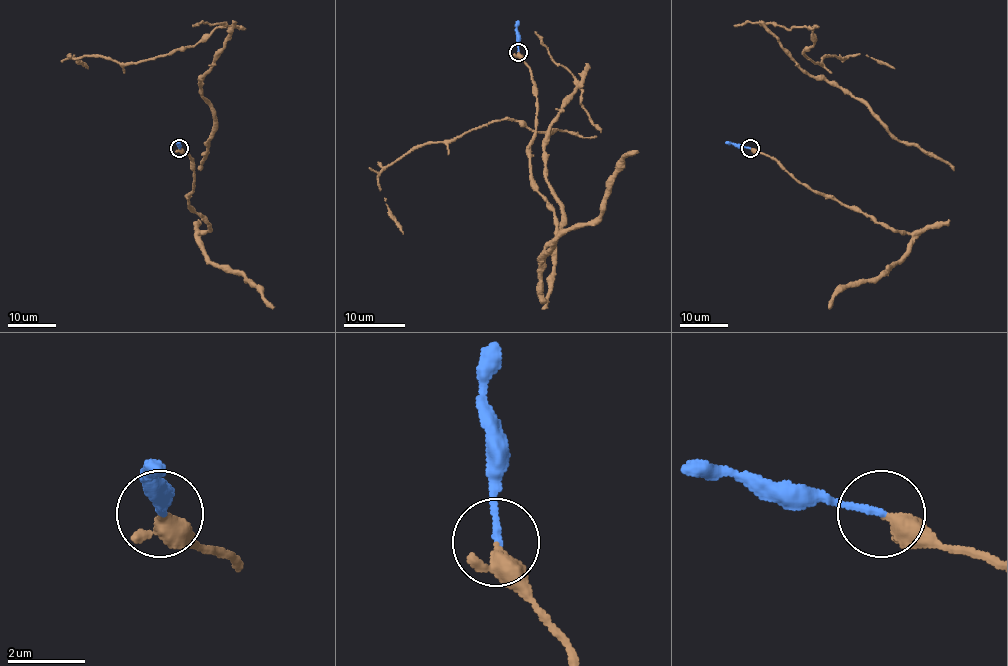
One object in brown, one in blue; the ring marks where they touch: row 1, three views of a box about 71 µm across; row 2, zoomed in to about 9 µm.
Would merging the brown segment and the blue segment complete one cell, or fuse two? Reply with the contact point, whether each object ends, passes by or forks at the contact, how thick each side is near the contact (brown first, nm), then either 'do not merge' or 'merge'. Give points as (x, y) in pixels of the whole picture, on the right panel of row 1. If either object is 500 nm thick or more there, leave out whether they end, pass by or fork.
(750, 148) | brown passes by | blue ends | 300/180 nm | merge

